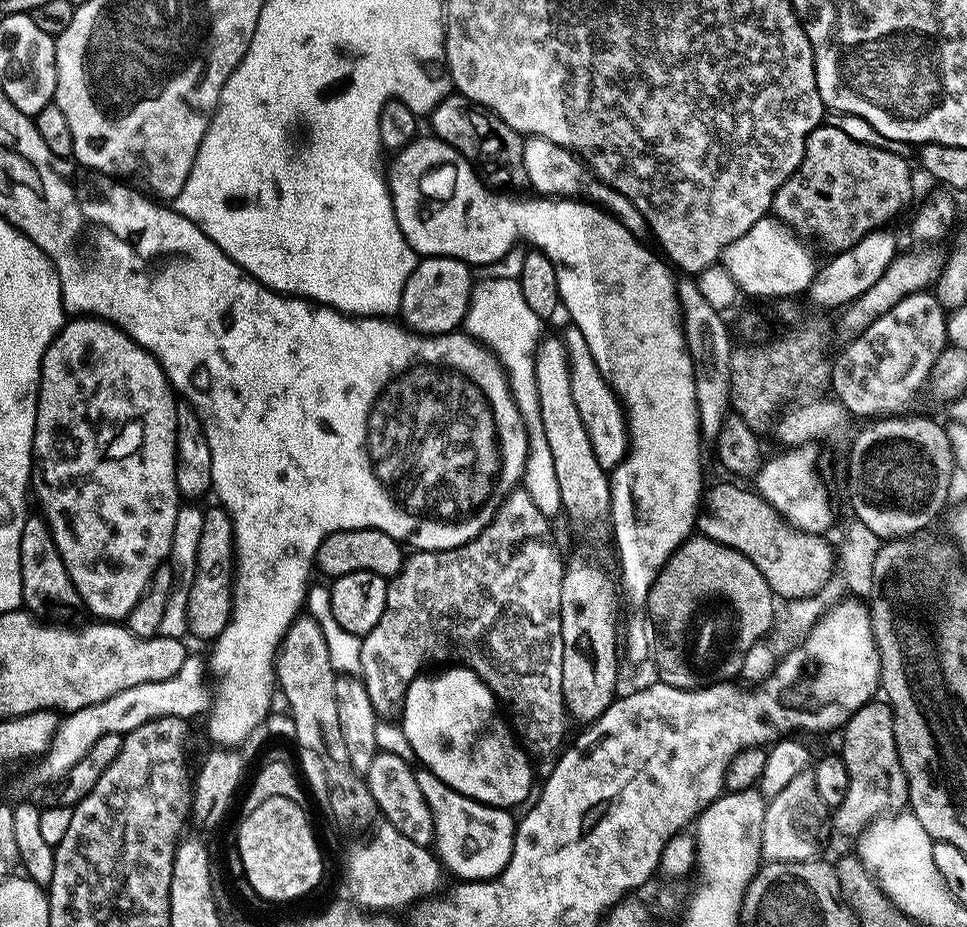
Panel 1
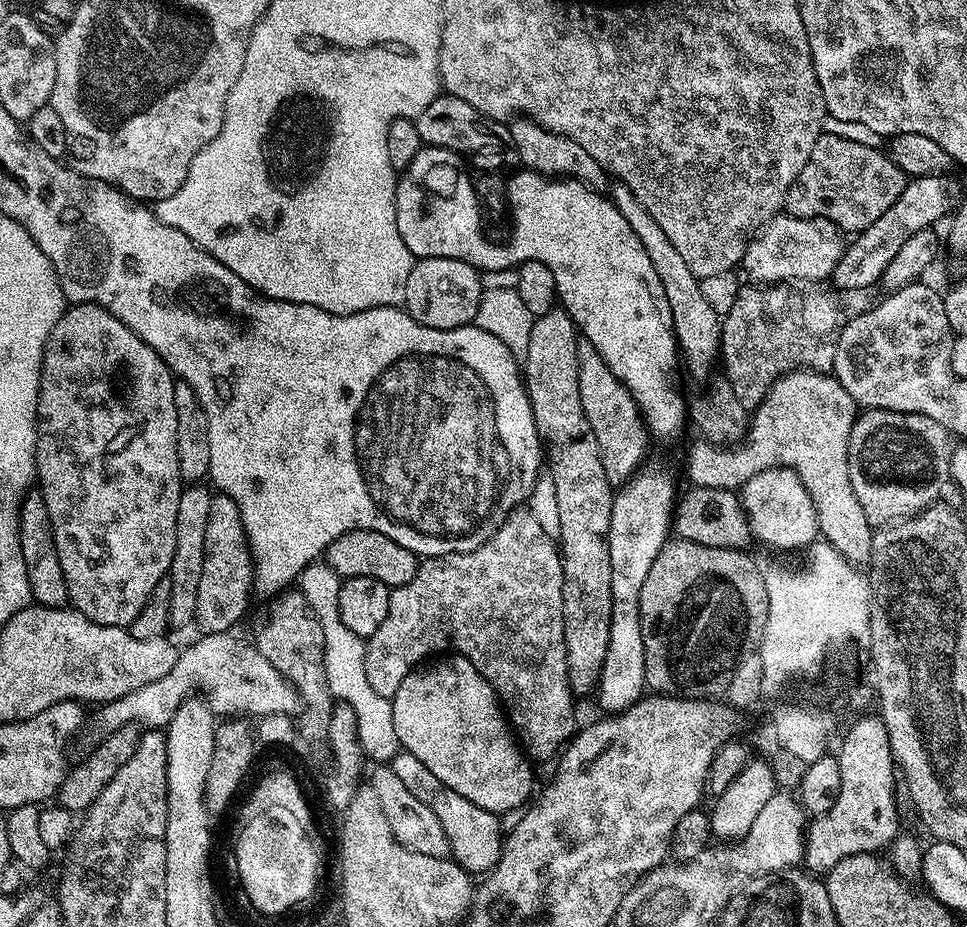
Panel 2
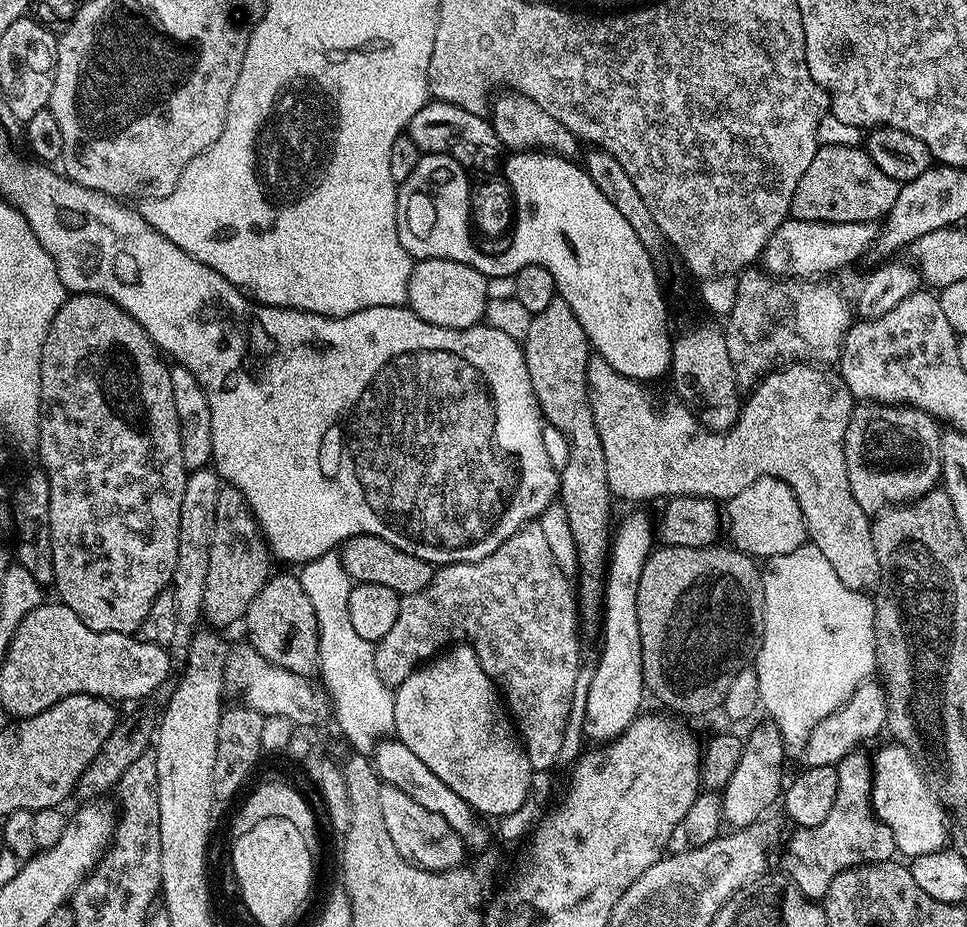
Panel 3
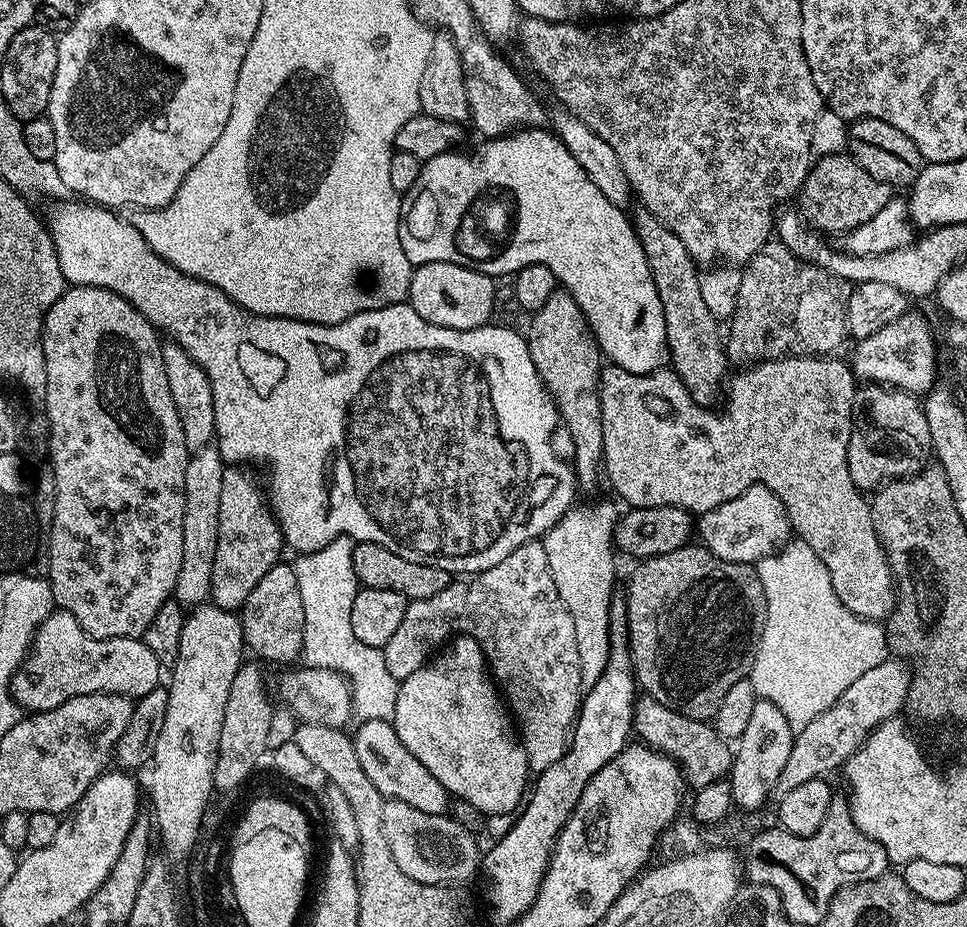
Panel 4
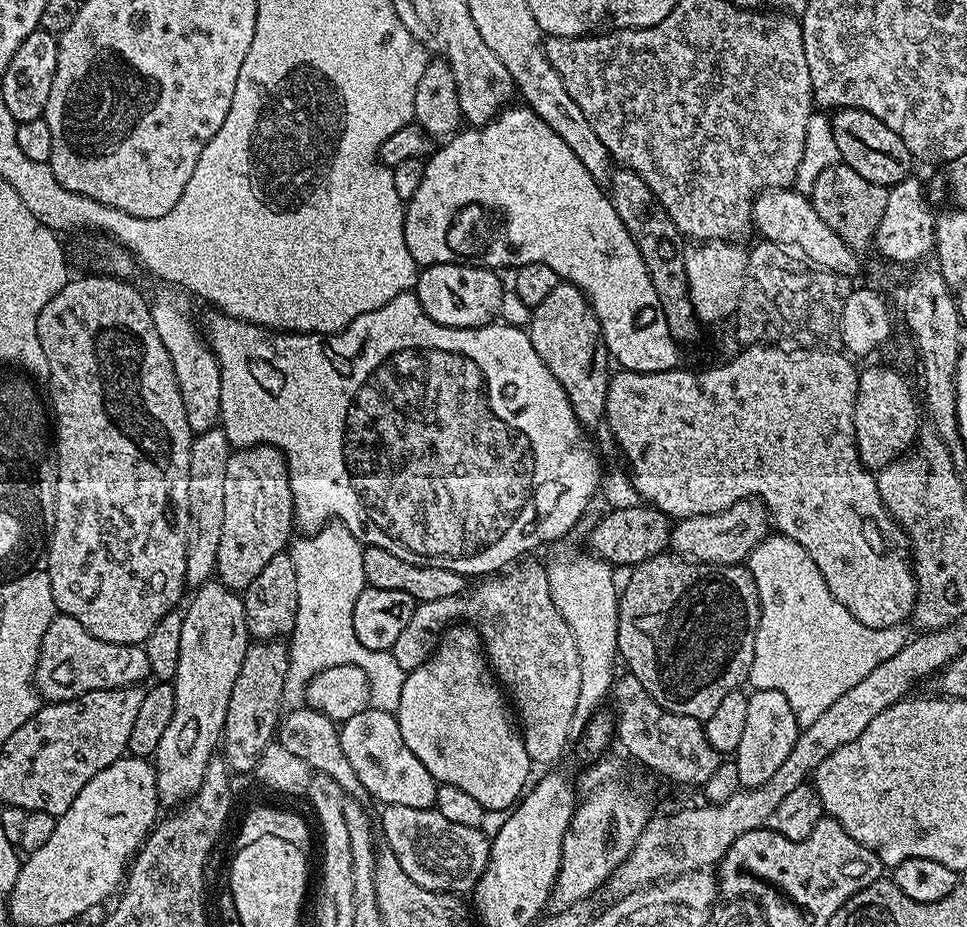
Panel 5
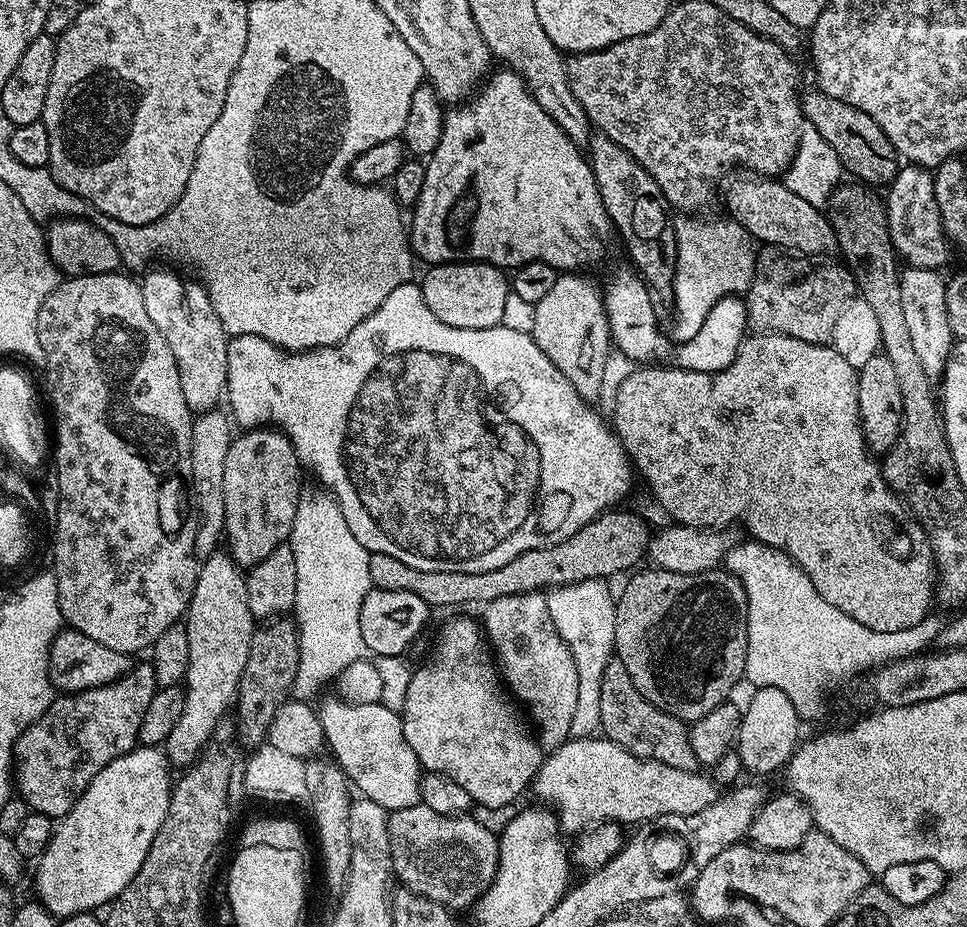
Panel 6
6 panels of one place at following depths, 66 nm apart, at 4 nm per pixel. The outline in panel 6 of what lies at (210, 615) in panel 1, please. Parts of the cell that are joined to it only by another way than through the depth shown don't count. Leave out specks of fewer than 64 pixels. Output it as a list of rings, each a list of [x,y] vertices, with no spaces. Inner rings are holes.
[[[271,426],[241,431],[226,450],[224,540],[228,555],[241,569],[253,568],[291,537],[302,495],[300,472],[302,465],[290,438]]]

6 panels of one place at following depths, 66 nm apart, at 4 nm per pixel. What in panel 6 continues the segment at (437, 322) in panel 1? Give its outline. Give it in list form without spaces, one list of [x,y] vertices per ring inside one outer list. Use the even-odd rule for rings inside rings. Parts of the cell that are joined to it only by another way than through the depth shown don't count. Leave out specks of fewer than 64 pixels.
[[[441,262],[427,269],[420,284],[426,306],[446,326],[455,328],[495,328],[500,324],[510,280],[495,264],[483,262]]]

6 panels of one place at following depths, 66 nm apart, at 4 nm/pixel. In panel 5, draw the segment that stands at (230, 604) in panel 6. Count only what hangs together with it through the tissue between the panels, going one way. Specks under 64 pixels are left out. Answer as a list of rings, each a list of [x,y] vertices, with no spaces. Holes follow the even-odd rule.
[[[213,578],[201,584],[191,596],[187,601],[188,608],[183,609],[182,643],[174,681],[176,689],[174,718],[170,718],[170,726],[166,726],[165,732],[162,733],[162,742],[158,742],[158,750],[154,757],[156,785],[161,805],[164,806],[187,805],[192,795],[202,786],[202,778],[206,778],[206,766],[210,766],[210,762],[221,747],[230,690],[234,690],[238,670],[242,670],[242,658],[246,658],[246,650],[250,643],[244,601],[233,589],[227,588],[219,579]]]

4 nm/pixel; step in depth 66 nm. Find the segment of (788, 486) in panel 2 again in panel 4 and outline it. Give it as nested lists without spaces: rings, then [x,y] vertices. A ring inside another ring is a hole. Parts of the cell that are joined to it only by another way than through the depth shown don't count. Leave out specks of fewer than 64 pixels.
[[[747,488],[738,498],[730,498],[730,502],[722,502],[709,512],[699,513],[694,528],[698,533],[699,543],[713,552],[724,562],[755,565],[757,560],[766,558],[789,539],[790,525],[788,515],[782,502],[774,495],[767,497],[764,513],[756,516],[756,488]]]

